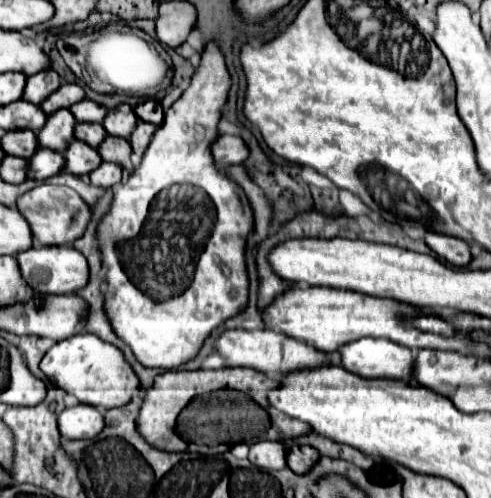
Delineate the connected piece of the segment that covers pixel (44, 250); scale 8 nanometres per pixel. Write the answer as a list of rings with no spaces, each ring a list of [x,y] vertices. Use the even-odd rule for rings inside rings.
[[[34,239],[32,249],[20,253],[16,259],[20,263],[26,283],[42,295],[76,293],[80,287],[84,287],[88,283],[88,275],[90,275],[88,261],[80,251],[76,251],[74,243],[68,247],[66,245],[42,245],[40,241]]]

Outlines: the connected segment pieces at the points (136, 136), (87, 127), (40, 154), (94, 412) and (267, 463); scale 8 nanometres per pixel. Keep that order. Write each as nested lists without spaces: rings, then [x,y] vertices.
[[[138,121],[136,129],[132,131],[132,137],[128,141],[132,145],[132,163],[134,165],[140,165],[140,161],[144,157],[144,151],[148,149],[148,143],[150,143],[154,131],[156,131],[156,125],[146,123],[146,121]]]
[[[78,123],[76,125],[76,139],[92,145],[96,149],[96,145],[100,145],[104,139],[106,139],[106,129],[98,123]]]
[[[40,149],[36,151],[36,157],[30,161],[28,169],[28,179],[38,179],[44,181],[48,177],[58,175],[64,169],[64,155],[52,149]]]
[[[78,405],[58,413],[58,429],[64,439],[94,439],[104,425],[104,415],[92,405]]]
[[[258,441],[250,447],[248,459],[262,469],[284,469],[286,467],[286,445],[280,441]]]

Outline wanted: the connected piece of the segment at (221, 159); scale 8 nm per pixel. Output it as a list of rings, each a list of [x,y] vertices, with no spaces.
[[[220,135],[212,145],[212,153],[218,165],[240,165],[248,159],[250,149],[242,137],[236,135]]]

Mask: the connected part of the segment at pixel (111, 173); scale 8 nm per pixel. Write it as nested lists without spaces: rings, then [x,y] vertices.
[[[102,163],[98,169],[90,173],[90,181],[94,187],[104,187],[104,189],[114,187],[116,183],[122,181],[122,169],[112,163]]]

